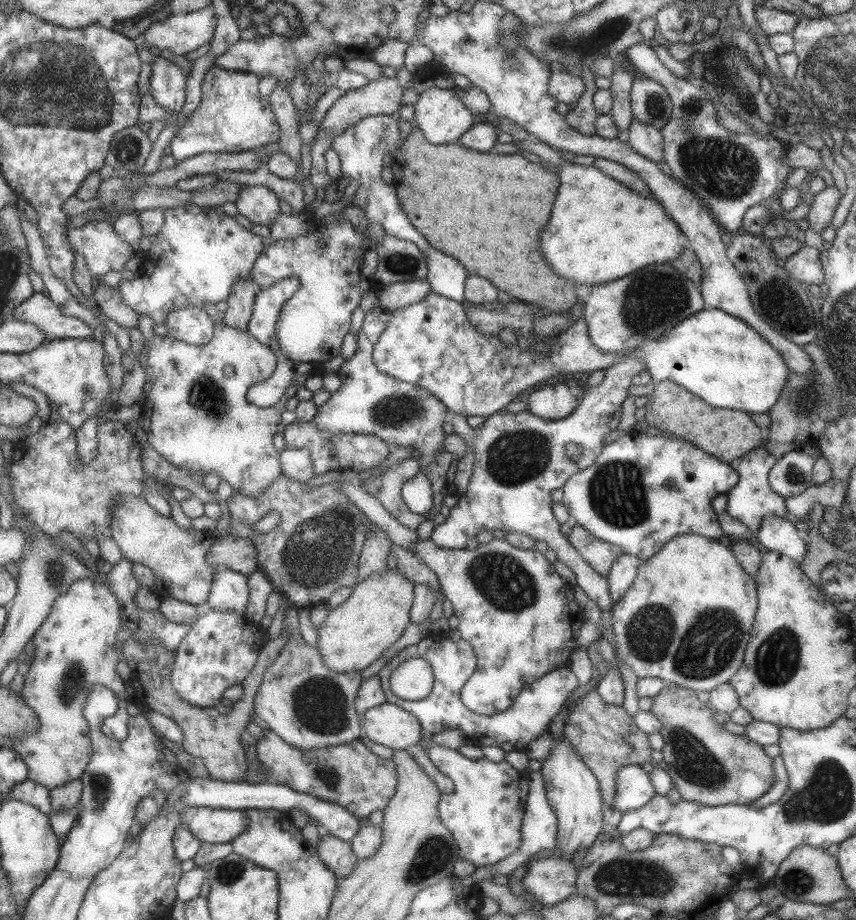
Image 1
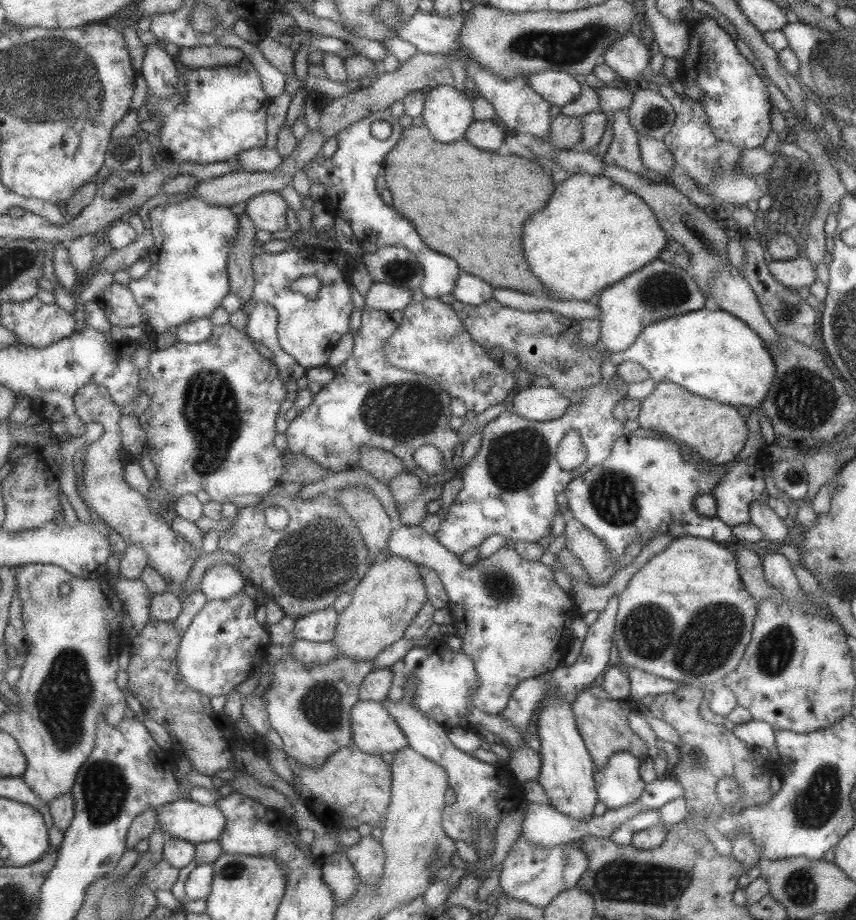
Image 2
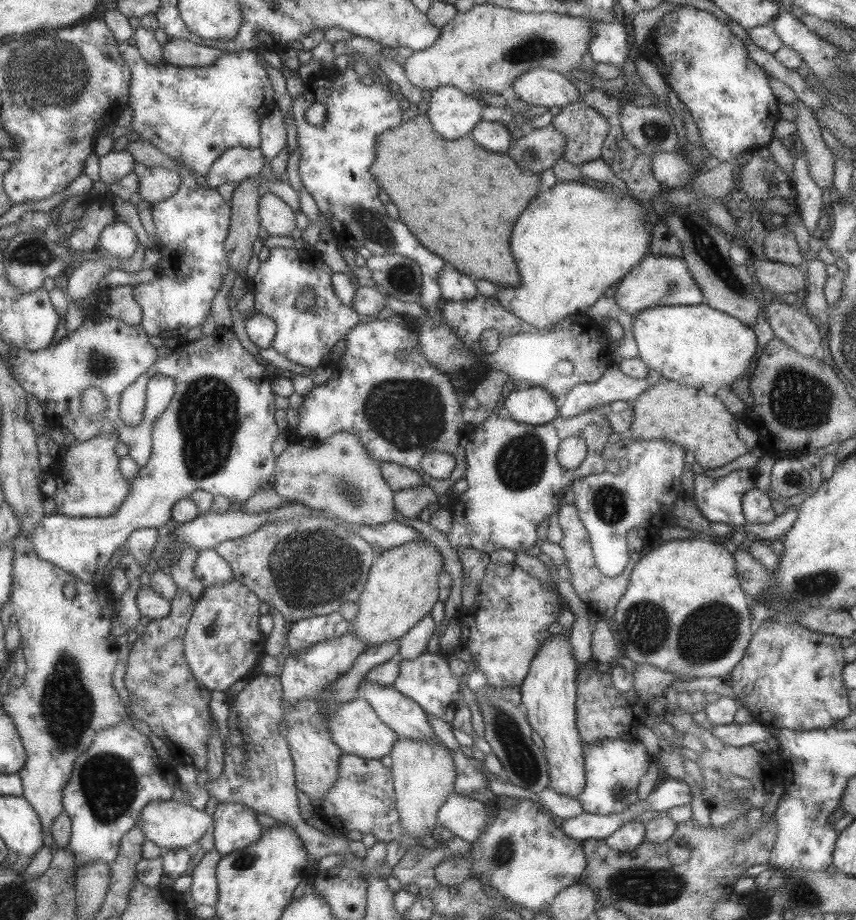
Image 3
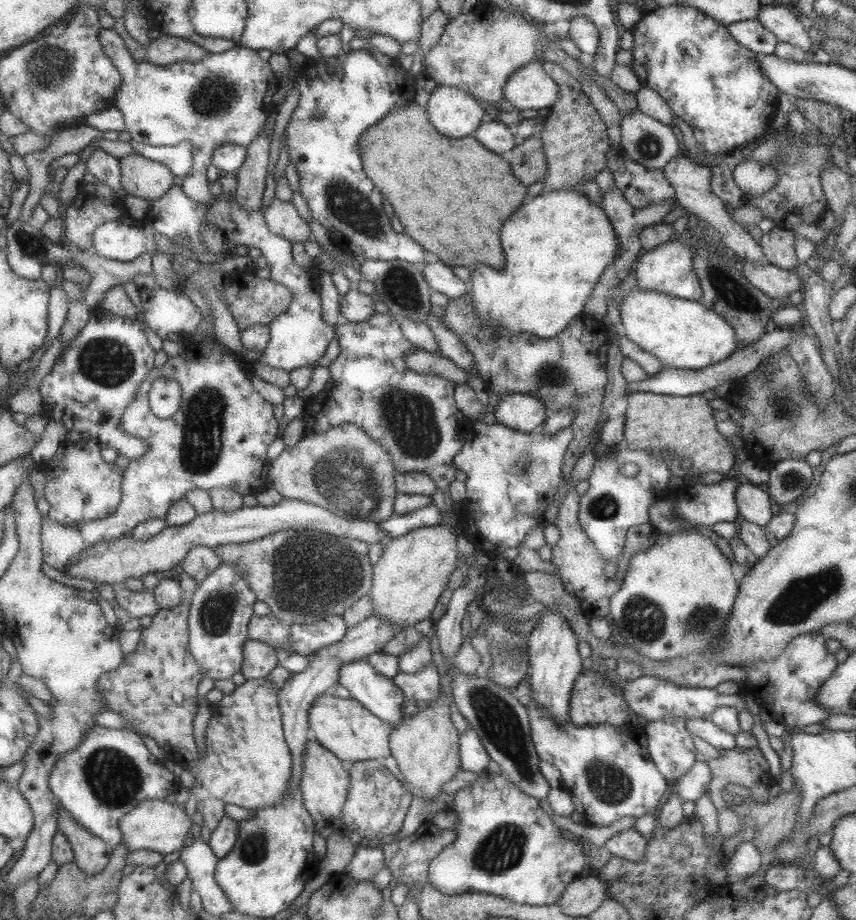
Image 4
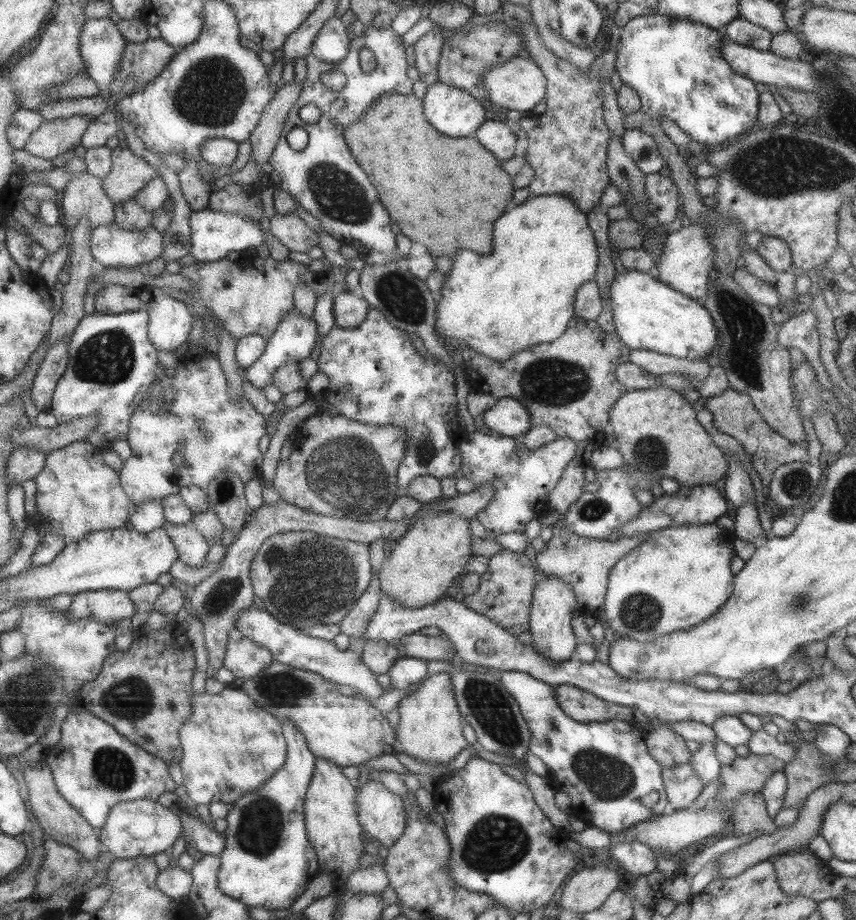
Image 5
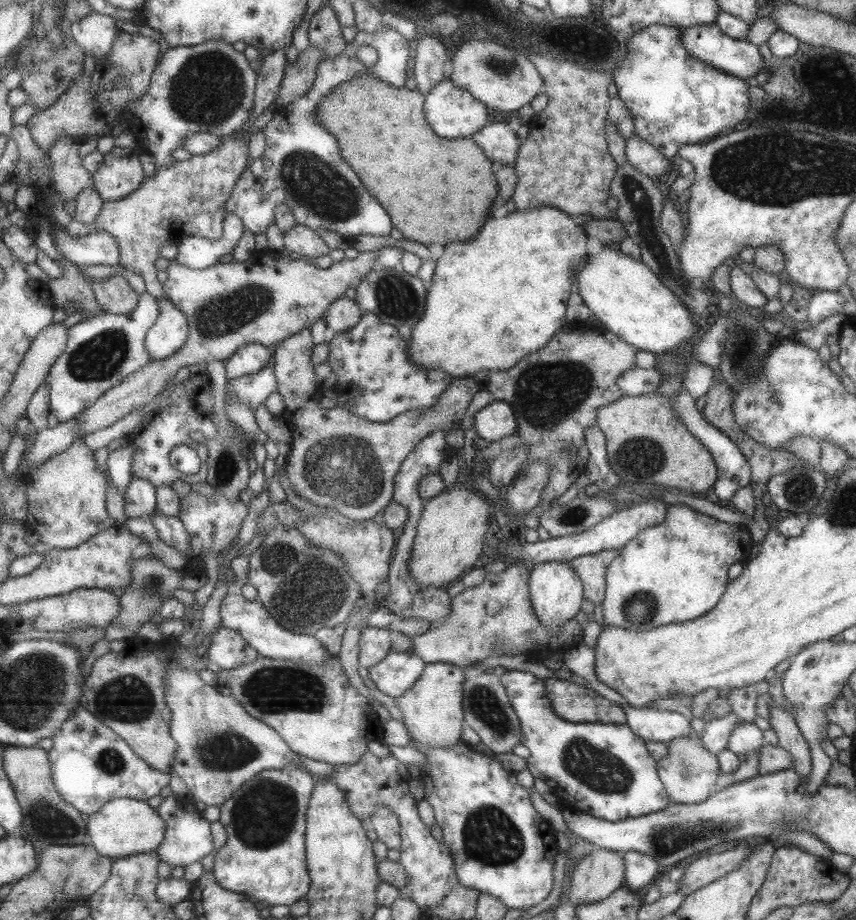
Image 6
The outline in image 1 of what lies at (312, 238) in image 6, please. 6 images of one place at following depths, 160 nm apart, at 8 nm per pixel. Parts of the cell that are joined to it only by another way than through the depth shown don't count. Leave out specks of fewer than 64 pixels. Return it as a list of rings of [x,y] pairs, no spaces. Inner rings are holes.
[[[244,186],[234,204],[237,213],[251,224],[270,227],[280,214],[279,199],[264,186]]]

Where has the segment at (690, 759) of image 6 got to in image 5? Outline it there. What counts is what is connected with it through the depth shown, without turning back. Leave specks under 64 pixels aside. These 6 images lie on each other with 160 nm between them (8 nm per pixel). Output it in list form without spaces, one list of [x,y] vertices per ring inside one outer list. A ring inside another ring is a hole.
[[[690,760],[683,764],[662,768],[660,773],[667,799],[663,813],[669,814],[692,807],[692,803],[705,784],[694,773]]]

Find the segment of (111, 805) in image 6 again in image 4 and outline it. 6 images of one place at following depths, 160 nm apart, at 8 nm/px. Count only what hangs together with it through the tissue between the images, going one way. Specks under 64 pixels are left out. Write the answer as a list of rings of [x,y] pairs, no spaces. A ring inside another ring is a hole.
[[[143,800],[117,819],[117,828],[121,833],[120,844],[128,850],[152,850],[165,855],[175,850],[181,850],[183,839],[191,830],[191,821],[185,815],[183,807],[176,803],[167,803],[163,800]]]

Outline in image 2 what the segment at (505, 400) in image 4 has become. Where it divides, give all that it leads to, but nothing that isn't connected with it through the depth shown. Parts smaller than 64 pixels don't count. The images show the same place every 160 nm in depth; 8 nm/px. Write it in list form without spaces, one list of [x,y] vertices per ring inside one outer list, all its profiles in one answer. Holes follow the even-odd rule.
[[[547,383],[539,384],[539,388],[519,390],[511,400],[510,412],[525,420],[546,422],[563,416],[570,405],[566,396],[561,396]]]

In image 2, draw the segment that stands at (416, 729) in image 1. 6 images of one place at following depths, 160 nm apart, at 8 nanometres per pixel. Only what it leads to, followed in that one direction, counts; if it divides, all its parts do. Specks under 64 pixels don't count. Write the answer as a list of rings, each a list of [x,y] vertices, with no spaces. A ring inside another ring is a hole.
[[[358,700],[349,713],[352,744],[365,754],[394,753],[408,746],[380,701]]]

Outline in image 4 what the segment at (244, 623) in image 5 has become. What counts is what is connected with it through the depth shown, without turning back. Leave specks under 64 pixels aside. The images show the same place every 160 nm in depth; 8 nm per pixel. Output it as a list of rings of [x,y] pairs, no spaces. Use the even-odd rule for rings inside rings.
[[[251,615],[247,623],[247,638],[258,640],[273,648],[295,653],[288,643],[287,627],[271,615]],[[366,659],[352,660],[343,663],[337,671],[337,684],[347,689],[351,698],[361,703],[371,714],[381,720],[386,720],[395,726],[406,714],[402,714],[400,706],[405,701],[402,691],[393,684],[392,678],[381,676]]]

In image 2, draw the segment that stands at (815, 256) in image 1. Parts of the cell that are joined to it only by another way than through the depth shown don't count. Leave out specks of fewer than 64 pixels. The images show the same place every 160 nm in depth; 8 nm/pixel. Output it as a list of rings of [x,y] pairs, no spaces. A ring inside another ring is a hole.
[[[797,257],[787,260],[772,259],[767,265],[771,276],[783,286],[799,289],[809,287],[816,278],[815,268],[807,257]]]

